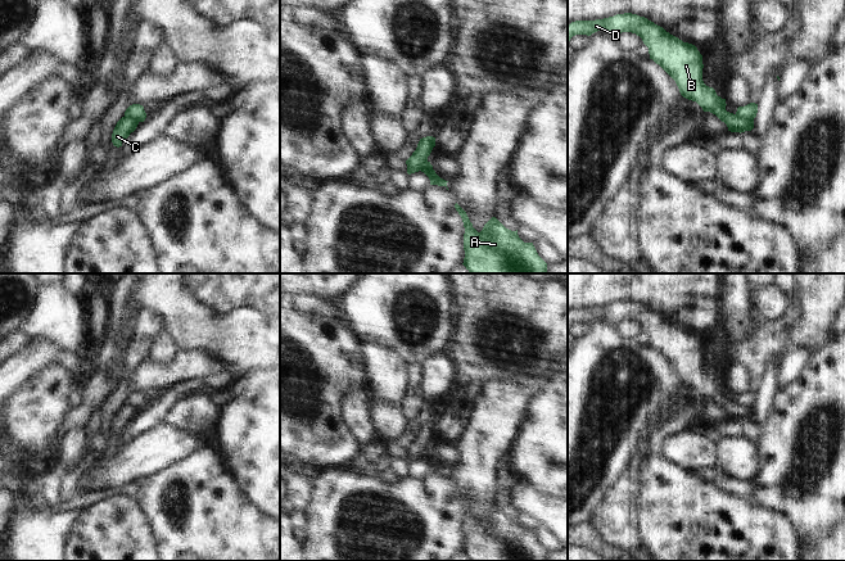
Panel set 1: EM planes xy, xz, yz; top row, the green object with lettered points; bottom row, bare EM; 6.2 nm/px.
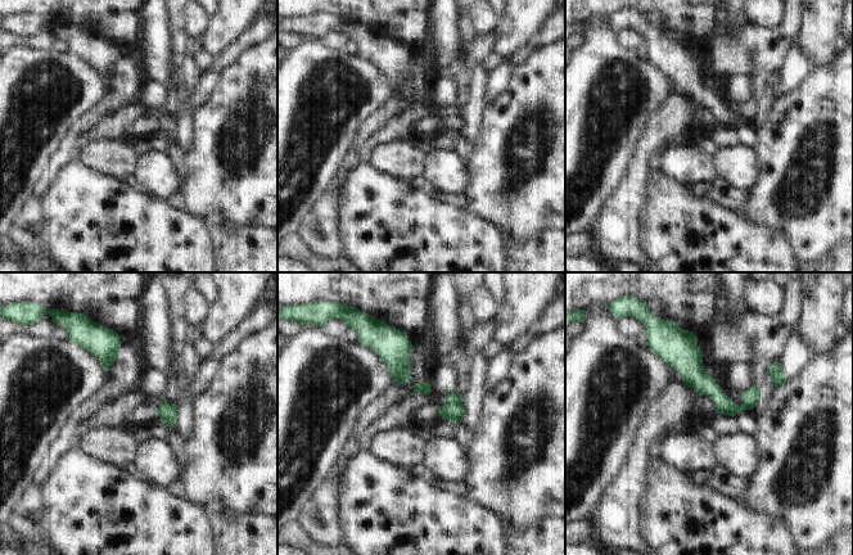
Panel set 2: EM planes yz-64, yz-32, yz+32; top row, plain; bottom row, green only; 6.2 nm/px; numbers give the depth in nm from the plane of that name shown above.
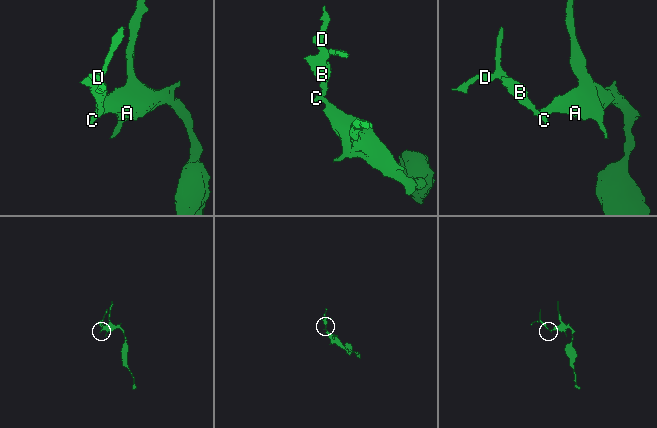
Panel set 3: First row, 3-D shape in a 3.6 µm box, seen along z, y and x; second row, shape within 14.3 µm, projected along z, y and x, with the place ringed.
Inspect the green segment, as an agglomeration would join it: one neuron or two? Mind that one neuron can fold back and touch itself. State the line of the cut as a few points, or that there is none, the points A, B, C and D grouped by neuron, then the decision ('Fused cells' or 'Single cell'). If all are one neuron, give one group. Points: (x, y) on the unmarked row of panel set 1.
Split along yz (736, 401), (753, 410). Groups: A / B C D. Fused cells.

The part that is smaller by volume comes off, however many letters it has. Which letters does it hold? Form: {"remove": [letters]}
{"remove": ["B", "C", "D"]}

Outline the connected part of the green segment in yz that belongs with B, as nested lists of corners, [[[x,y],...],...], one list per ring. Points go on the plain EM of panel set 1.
[[[632,300],[596,308],[575,308],[568,312],[568,332],[573,324],[591,324],[605,318],[613,324],[632,320],[649,335],[650,347],[659,352],[677,371],[683,385],[696,389],[704,399],[715,402],[731,420],[754,416],[754,410],[726,398],[726,386],[702,368],[702,343],[692,331],[683,330],[645,304]]]

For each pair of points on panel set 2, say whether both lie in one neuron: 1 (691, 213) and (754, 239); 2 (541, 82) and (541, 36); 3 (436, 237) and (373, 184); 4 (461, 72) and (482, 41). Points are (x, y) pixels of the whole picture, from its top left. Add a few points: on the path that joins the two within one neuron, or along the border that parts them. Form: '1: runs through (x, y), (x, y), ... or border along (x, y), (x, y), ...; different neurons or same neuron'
1: runs through (707, 228), (714, 228), (726, 239), (739, 239); same neuron
2: border along (551, 43), (535, 48), (519, 66); different neurons
3: runs through (420, 225), (415, 220), (409, 220), (388, 199); same neuron
4: runs through (465, 64), (481, 49); same neuron

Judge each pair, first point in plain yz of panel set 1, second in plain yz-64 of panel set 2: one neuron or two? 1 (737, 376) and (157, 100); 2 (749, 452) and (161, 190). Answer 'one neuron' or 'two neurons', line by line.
1: one neuron
2: one neuron

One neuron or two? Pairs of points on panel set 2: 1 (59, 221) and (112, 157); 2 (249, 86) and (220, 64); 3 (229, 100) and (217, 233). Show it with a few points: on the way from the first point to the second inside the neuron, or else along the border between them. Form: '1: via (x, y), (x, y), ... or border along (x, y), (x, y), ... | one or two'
1: border along (79, 159), (108, 176), (123, 180) | two
2: border along (248, 49), (224, 71) | two
3: border along (204, 220), (222, 217), (231, 226), (248, 225) | two

